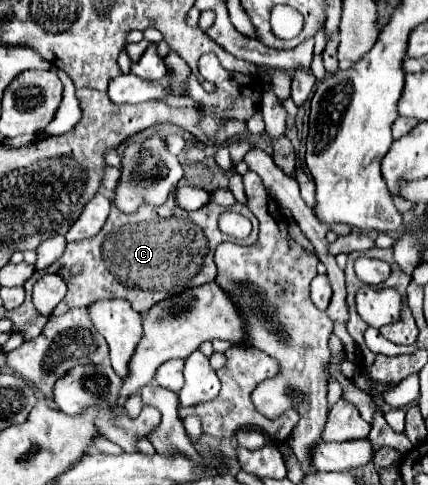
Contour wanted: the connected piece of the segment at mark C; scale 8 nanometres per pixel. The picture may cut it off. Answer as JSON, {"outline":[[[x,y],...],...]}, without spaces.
{"outline":[[[175,190],[161,206],[141,206],[133,214],[121,214],[111,204],[111,214],[97,236],[69,242],[59,262],[53,262],[47,272],[61,274],[67,280],[67,294],[55,308],[55,316],[65,314],[75,306],[91,306],[105,298],[125,298],[133,310],[145,312],[157,302],[179,294],[181,290],[213,282],[217,266],[213,262],[215,248],[221,242],[254,244],[258,239],[259,221],[253,222],[253,232],[247,240],[235,240],[217,228],[217,218],[227,208],[207,202],[195,212],[183,210],[177,204]]]}

